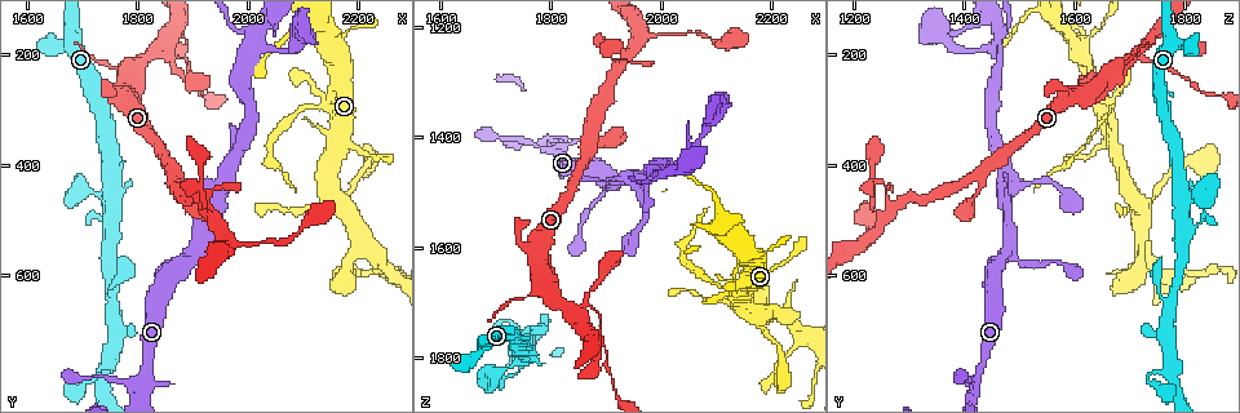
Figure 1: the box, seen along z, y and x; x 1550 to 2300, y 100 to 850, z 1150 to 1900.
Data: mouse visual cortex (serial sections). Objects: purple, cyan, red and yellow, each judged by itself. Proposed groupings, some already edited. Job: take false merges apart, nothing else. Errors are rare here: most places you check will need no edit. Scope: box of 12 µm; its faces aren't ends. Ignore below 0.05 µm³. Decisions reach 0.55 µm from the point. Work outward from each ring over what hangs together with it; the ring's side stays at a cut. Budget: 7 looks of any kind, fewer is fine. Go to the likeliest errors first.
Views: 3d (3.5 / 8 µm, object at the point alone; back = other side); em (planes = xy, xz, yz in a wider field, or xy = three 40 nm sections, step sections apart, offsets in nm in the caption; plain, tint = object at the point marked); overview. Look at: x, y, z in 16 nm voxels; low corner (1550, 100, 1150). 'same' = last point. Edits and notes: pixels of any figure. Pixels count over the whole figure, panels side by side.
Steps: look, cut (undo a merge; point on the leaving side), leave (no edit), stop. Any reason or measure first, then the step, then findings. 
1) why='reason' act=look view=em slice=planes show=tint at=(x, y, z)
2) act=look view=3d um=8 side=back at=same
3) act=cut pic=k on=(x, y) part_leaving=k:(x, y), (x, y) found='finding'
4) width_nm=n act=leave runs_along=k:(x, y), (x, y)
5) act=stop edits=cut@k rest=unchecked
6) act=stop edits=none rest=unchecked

why='sharp bend' act=look view=3d um=3.5 at=(1835, 195, 1715)

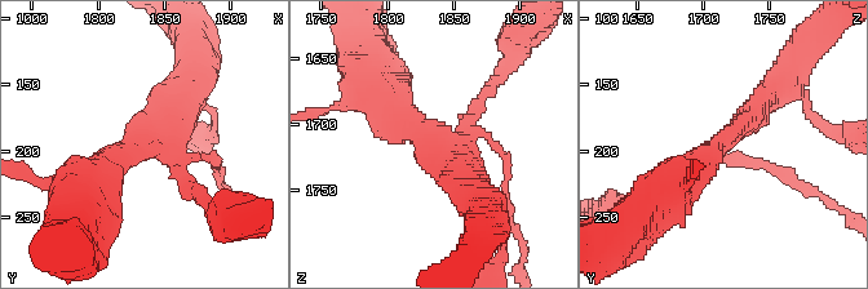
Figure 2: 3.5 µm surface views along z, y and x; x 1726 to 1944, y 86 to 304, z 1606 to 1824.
arms=4 arm_widths_nm=100,150,300,500 act=look view=em slice=xy step=2 show=tint at=(1836, 196, 1708)

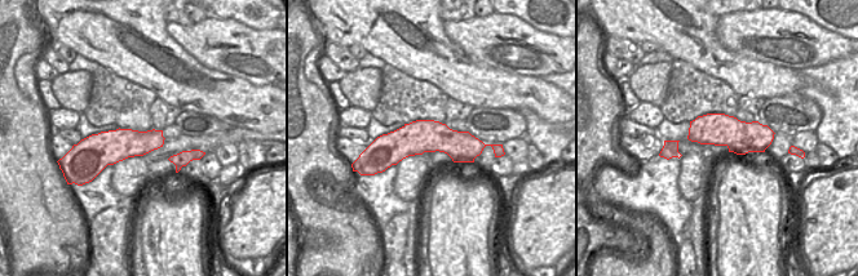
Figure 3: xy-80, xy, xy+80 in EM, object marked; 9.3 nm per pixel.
act=cut pic=2 on=(749, 161) part_leaving=2:(725, 159), (771, 163), (816, 191) found='a second cell is stuck on'

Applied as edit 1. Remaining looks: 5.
why='four arms meet' act=look view=em slice=planes show=tint at=(1930, 500, 1255)

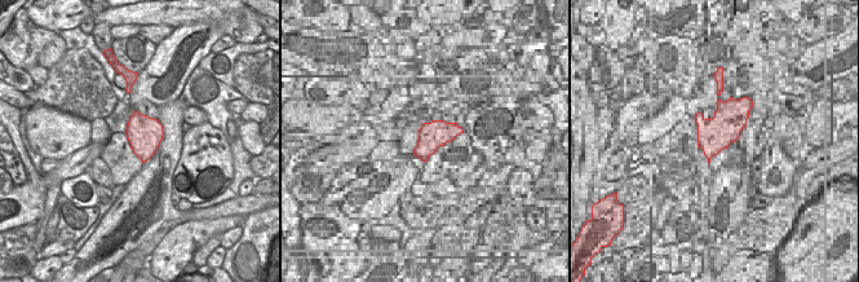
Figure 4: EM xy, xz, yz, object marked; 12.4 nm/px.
act=look view=3d um=3.5 side=back at=same

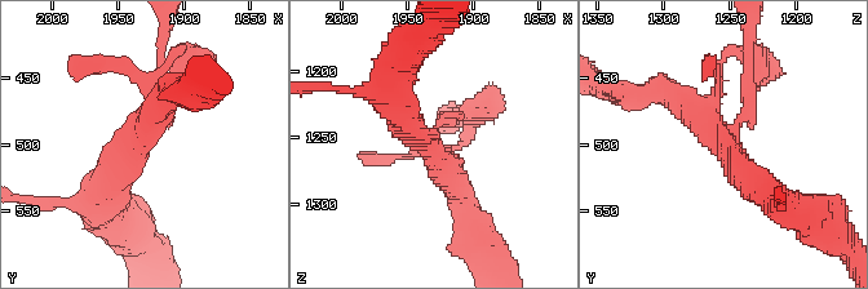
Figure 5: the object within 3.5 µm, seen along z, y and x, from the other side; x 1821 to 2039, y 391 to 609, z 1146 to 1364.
arm_widths_nm=150,200,300,350 act=leave found='all the same cell'

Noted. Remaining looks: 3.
why='four arms meet' act=look view=3d um=3.5 at=(1960, 440, 1490)

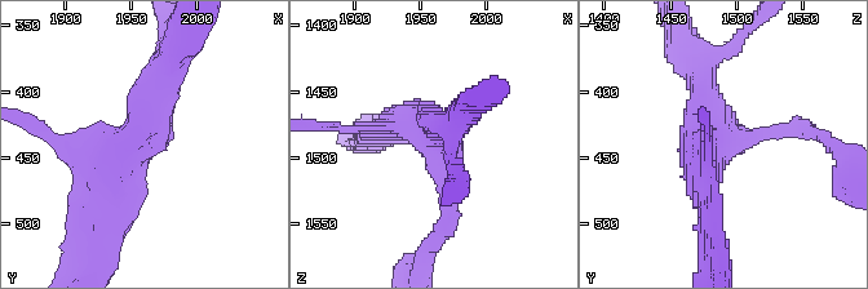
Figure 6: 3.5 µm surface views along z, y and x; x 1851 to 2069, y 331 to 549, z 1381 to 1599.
arms=4 arm_widths_nm=200,200,300,350 act=look view=em slice=xy step=3 show=tint at=(1960, 436, 1494)

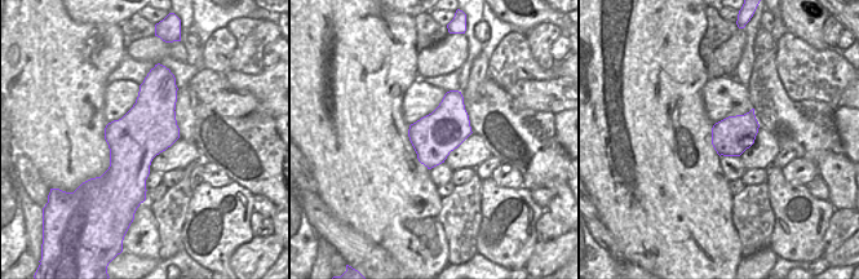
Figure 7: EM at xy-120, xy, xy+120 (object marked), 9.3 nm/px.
why='another direction' act=look view=em slice=xy step=1 show=tint at=same

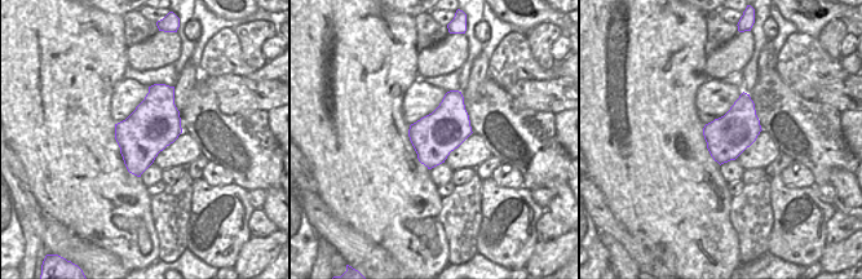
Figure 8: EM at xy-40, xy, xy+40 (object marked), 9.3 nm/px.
act=leave runs_along=6:(111, 216), (171, 62) found='all the same cell'

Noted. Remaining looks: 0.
act=stop edits=cut@2 rest=unchecked

